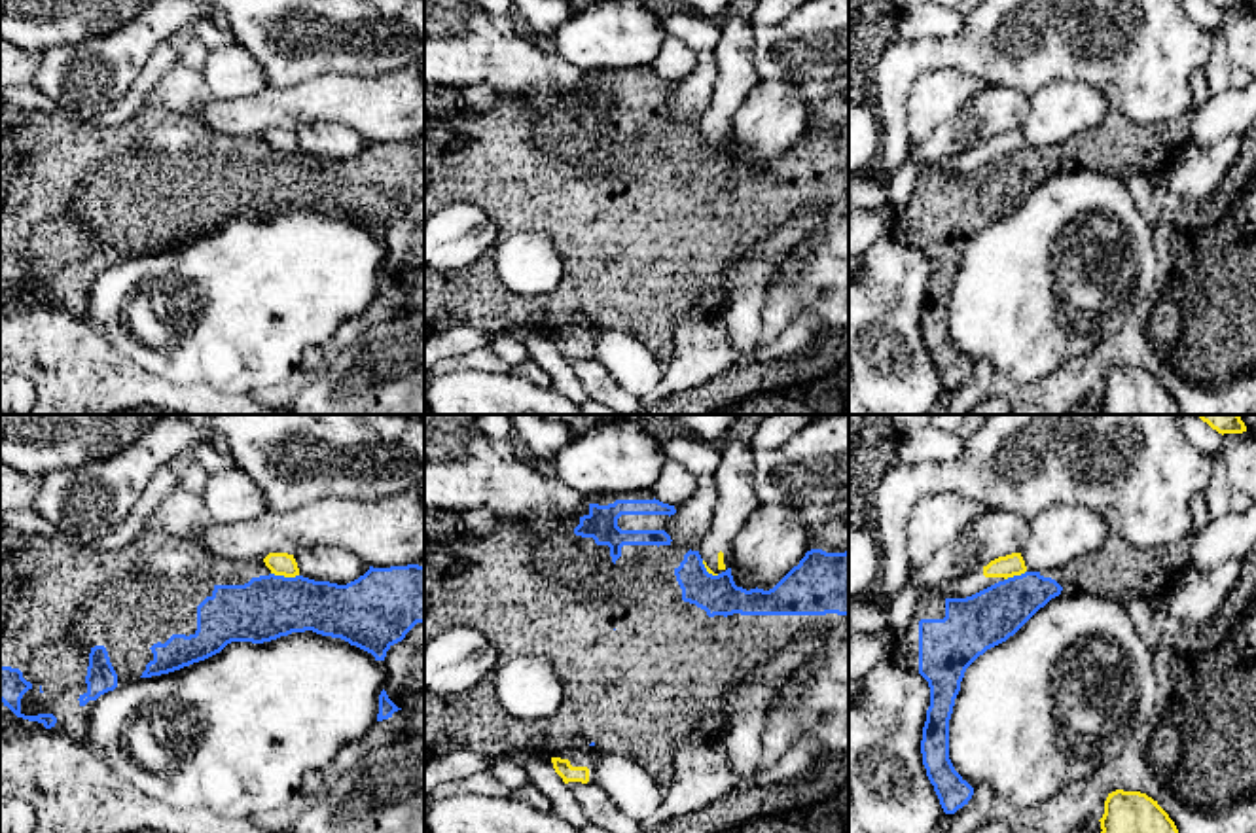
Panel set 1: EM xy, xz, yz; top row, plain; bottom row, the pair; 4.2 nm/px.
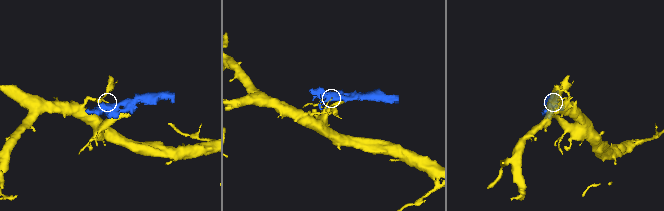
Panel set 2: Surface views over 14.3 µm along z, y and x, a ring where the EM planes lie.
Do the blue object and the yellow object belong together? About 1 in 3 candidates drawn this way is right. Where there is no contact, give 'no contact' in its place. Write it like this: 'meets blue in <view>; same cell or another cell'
meets blue in xy; another cell

